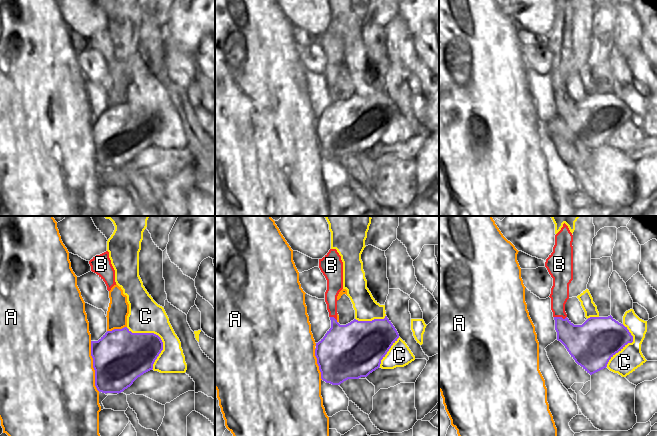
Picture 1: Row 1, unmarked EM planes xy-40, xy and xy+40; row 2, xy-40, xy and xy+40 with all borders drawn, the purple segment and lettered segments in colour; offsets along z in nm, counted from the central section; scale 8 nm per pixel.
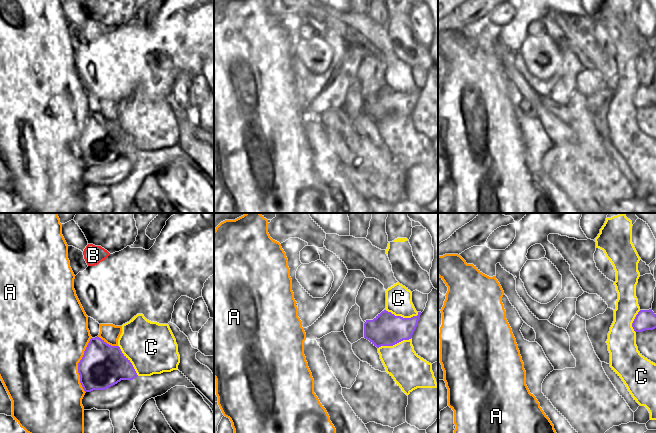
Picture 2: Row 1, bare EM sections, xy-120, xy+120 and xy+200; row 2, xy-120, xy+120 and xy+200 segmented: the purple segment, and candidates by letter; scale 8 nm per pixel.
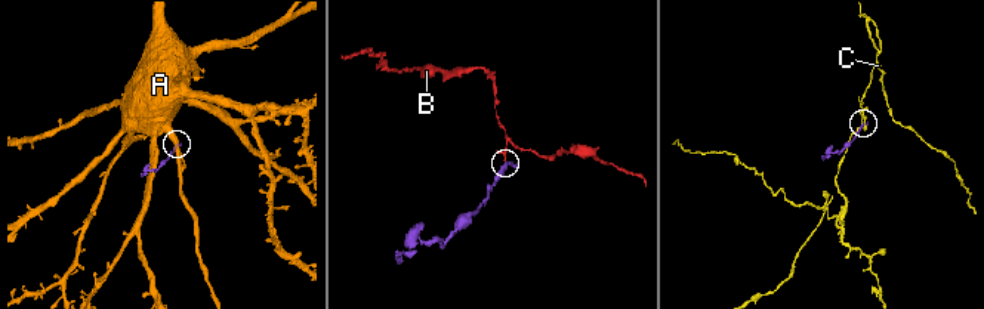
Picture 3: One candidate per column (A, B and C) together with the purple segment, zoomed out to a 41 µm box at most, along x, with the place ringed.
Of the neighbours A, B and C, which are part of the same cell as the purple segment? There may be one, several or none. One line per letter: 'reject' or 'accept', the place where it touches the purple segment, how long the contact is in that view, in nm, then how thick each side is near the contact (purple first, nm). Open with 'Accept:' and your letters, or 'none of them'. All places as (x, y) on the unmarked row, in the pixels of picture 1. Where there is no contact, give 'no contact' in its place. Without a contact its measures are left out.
Accept: none of them
A: reject; contact xy-40 (93, 142); length 420 nm; calibres 440 and 500 nm
B: reject; contact xy+40 (560, 93); length 100 nm; calibres 260 and 150 nm
C: reject; contact xy-40 (158, 112); length 400 nm; calibres 360 and 280 nm

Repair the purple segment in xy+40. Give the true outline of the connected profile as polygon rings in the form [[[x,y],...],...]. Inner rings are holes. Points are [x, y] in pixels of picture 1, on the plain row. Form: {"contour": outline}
{"contour": [[[611,91],[590,93],[582,101],[574,101],[567,93],[554,96],[557,116],[590,151],[606,144],[616,129],[633,118],[627,103]]]}

